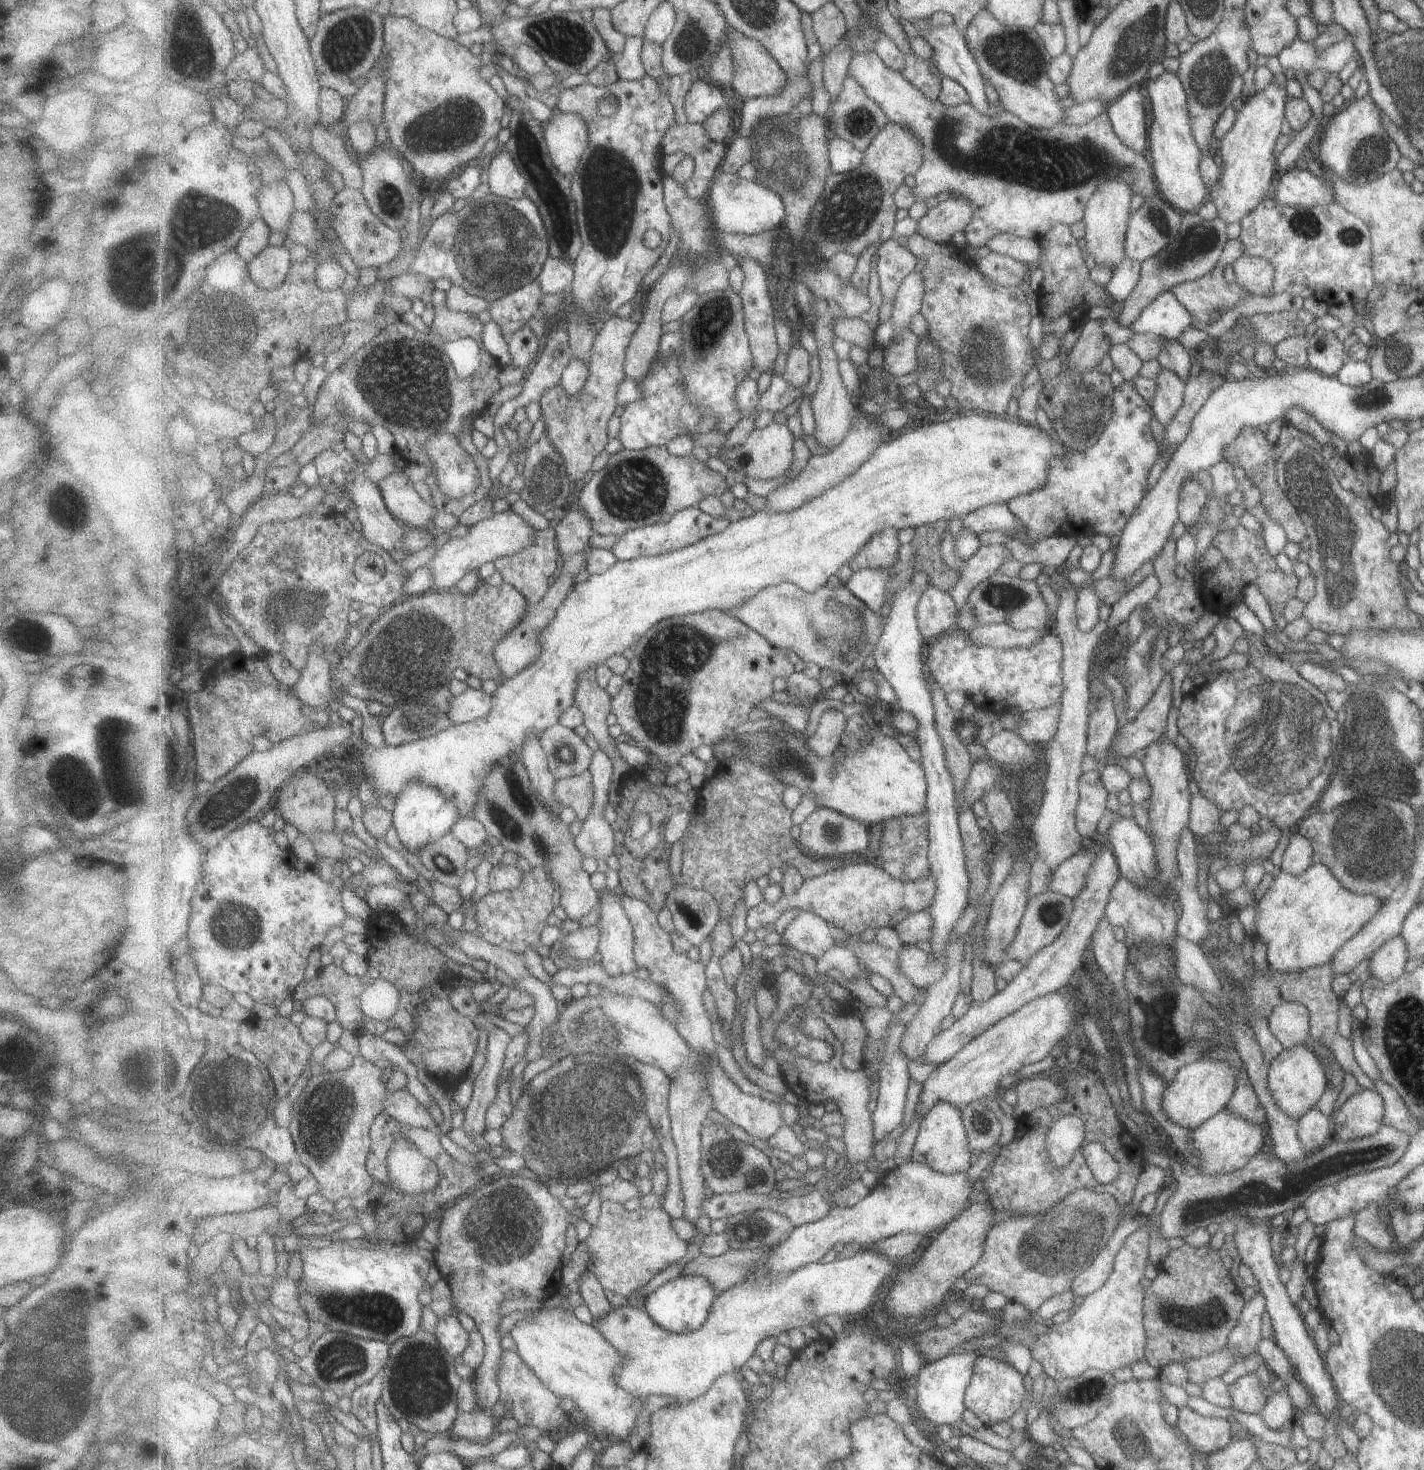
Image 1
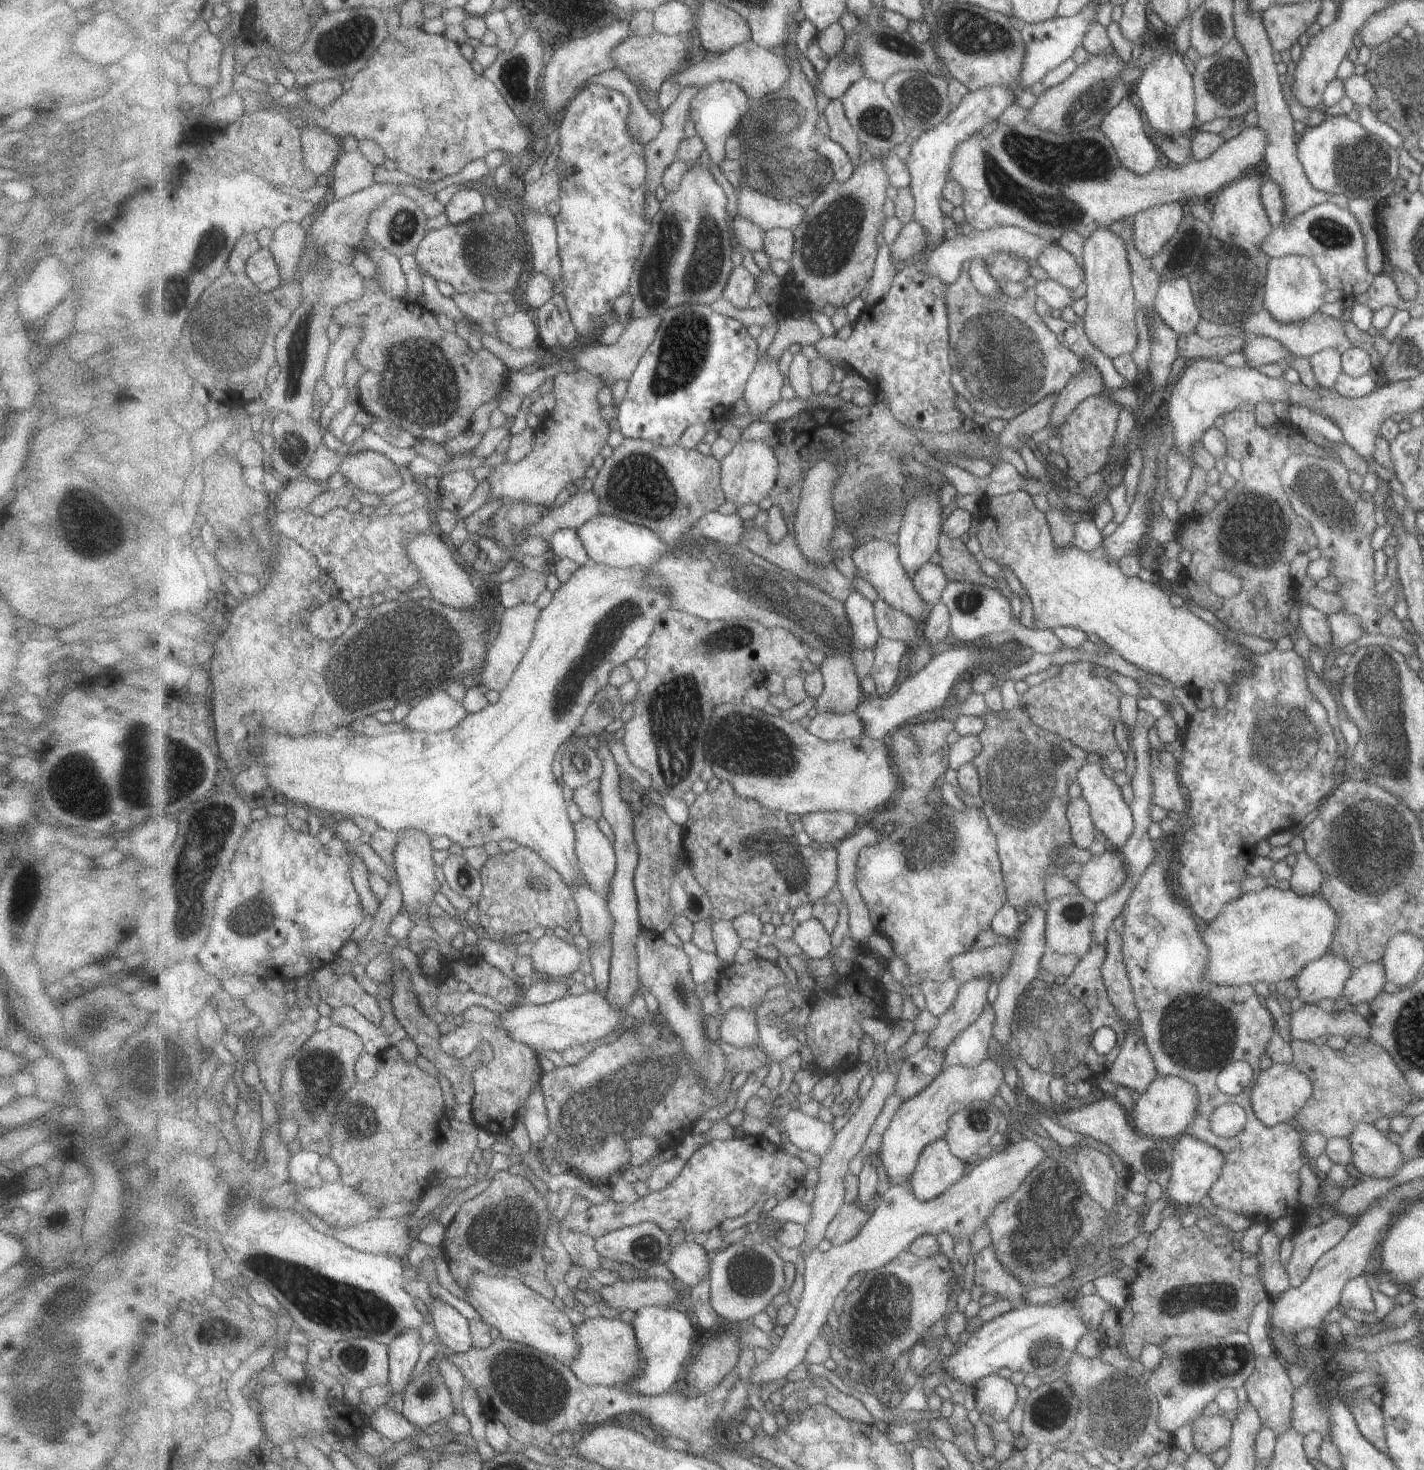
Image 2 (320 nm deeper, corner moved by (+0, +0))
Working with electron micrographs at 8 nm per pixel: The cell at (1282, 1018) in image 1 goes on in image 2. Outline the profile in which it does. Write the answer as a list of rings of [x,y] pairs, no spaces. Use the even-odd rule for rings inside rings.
[[[1306,1004],[1295,1012],[1289,1012],[1291,1041],[1314,1041],[1319,1036],[1341,1036],[1345,1041],[1351,1036],[1366,1040],[1369,1024],[1355,1012],[1324,1012],[1314,1004]]]

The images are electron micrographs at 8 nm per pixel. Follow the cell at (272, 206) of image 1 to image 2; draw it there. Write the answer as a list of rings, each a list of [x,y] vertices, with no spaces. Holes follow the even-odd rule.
[[[295,221],[282,222],[274,230],[269,247],[279,265],[283,281],[293,281],[298,276],[307,237],[305,228]]]

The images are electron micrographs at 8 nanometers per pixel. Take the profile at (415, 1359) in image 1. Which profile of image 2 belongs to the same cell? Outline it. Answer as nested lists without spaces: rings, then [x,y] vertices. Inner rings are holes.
[[[434,1361],[420,1366],[411,1376],[403,1394],[402,1414],[422,1431],[454,1414],[453,1394],[445,1385]]]

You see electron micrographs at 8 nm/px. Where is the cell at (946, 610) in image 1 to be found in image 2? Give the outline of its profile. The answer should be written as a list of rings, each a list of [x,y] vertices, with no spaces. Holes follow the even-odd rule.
[[[931,562],[921,566],[921,570],[917,570],[917,574],[912,578],[919,598],[931,608],[942,602],[943,592],[950,584],[945,570],[940,565],[931,564]]]

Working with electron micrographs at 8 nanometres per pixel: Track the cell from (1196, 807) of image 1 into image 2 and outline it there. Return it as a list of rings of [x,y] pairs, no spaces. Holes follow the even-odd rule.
[[[1149,749],[1149,774],[1151,774],[1151,805],[1163,812],[1182,814],[1186,808],[1186,796],[1179,785],[1178,762],[1166,751]]]

